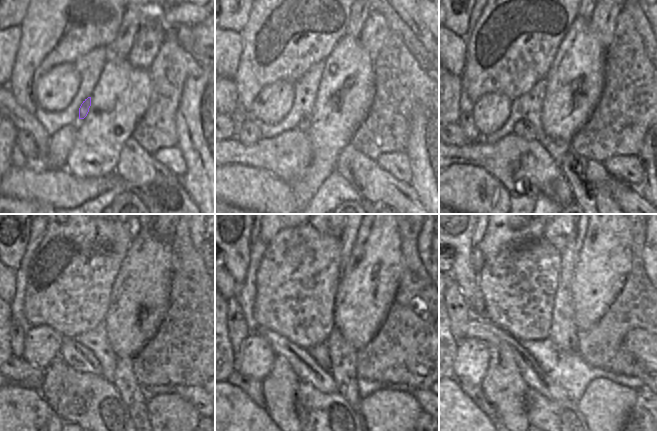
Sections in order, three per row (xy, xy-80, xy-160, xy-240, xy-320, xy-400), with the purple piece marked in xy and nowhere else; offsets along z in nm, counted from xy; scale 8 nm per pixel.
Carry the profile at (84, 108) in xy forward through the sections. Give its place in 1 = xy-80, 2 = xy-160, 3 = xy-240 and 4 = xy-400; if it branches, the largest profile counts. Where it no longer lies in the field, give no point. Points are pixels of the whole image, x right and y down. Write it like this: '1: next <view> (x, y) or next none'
1: next xy-80 (304, 125)
2: next xy-160 (524, 129)
3: next xy-240 (76, 356)
4: next xy-400 (481, 329)

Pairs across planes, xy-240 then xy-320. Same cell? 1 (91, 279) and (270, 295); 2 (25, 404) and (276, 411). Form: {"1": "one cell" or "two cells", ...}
{"1": "one cell", "2": "two cells"}

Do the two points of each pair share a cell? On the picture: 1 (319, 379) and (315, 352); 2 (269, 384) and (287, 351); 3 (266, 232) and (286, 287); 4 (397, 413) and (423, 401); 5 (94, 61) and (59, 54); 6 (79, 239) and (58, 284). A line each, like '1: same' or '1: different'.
1: different
2: different
3: different
4: different
5: different
6: same

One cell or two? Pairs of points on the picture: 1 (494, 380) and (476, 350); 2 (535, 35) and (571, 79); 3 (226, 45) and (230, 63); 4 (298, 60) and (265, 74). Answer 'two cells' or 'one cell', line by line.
1: two cells
2: two cells
3: one cell
4: one cell

